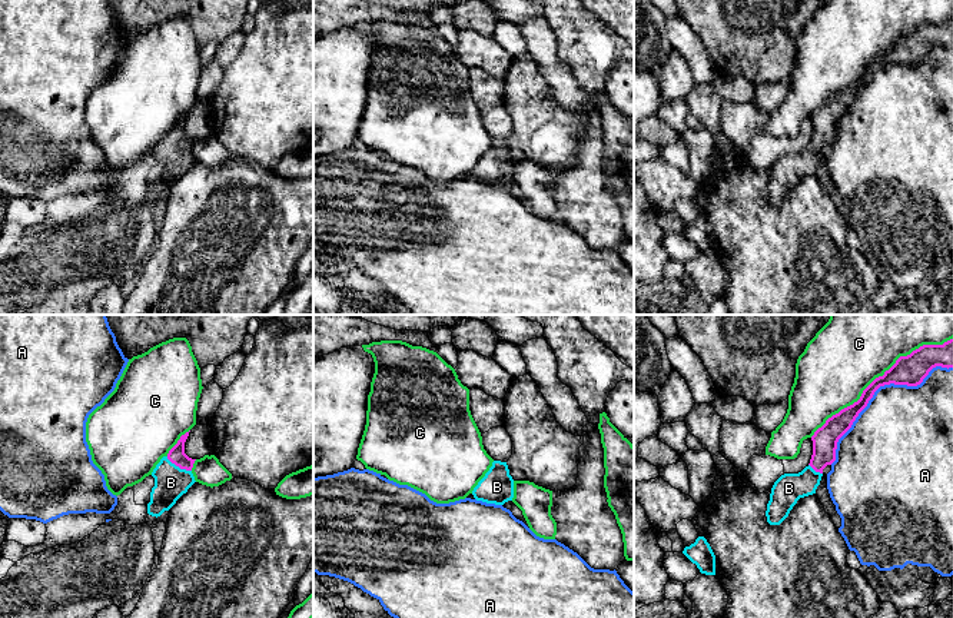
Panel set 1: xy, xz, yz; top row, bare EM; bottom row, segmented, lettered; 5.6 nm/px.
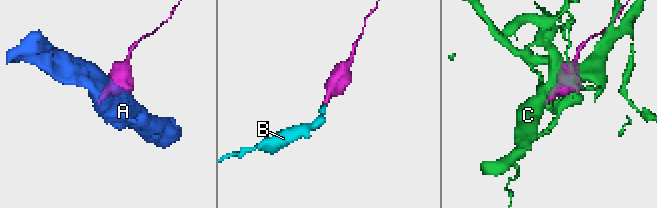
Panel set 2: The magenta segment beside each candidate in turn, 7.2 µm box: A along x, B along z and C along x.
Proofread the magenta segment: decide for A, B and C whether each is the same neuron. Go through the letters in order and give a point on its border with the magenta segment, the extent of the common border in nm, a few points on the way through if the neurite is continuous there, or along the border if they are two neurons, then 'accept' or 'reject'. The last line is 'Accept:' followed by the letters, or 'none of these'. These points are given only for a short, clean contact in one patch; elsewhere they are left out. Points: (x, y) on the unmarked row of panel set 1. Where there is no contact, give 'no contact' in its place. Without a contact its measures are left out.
A: meets magenta in yz at (877, 67); contact 850 nm long; reject
B: meets magenta in xy at (179, 146); contact 170 nm long; runs through xy (176, 135), (179, 146), (173, 152), (170, 162); accept
C: meets magenta in yz at (879, 56); contact 950 nm long; reject
Accept: B

